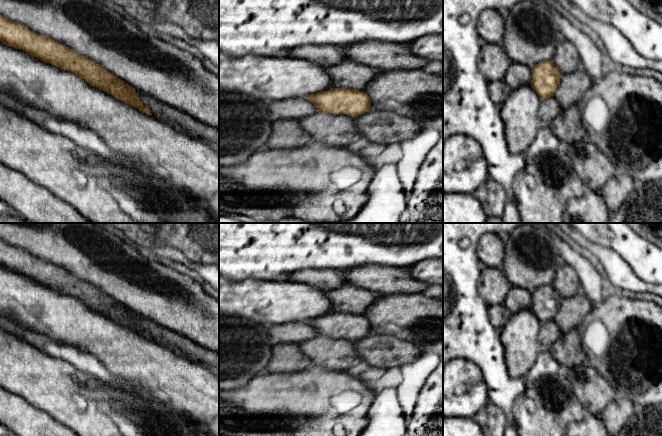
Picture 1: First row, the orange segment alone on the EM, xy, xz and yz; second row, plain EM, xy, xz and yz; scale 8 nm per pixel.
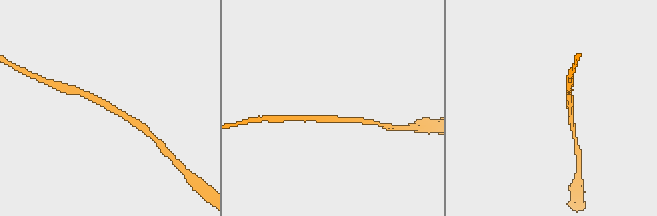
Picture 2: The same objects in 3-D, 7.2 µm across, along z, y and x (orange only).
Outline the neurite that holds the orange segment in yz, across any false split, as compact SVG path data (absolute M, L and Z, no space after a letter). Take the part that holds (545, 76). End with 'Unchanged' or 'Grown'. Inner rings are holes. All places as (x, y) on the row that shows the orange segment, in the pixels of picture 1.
M553 60L539 62L531 69L531 85L539 98L545 99L554 96L560 81L561 73Z. Unchanged

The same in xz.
M332 88L307 97L318 111L348 114L356 117L371 110L372 100L357 89Z. Unchanged

